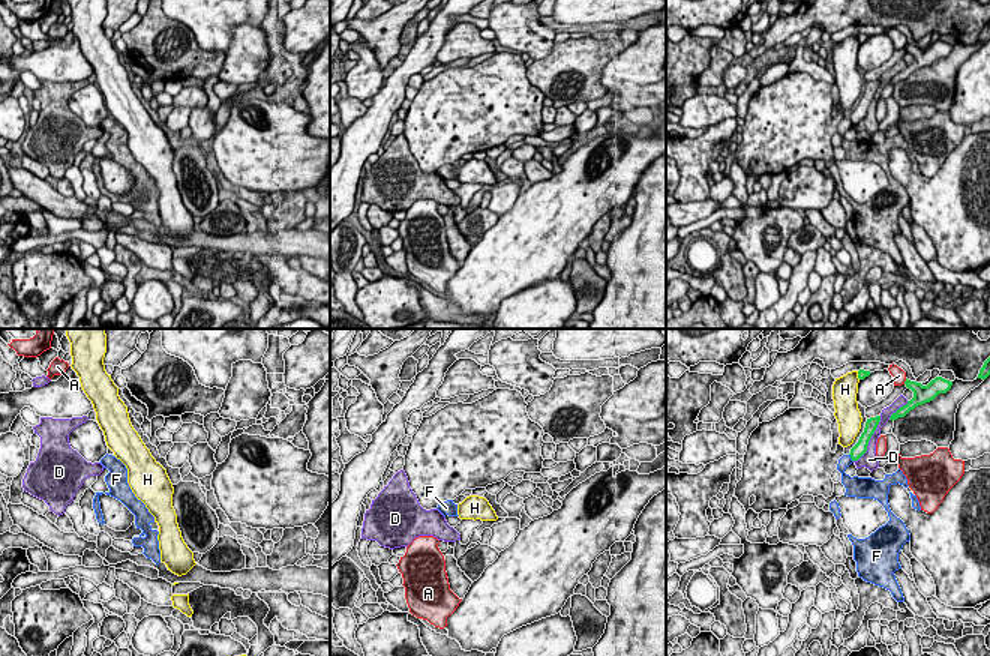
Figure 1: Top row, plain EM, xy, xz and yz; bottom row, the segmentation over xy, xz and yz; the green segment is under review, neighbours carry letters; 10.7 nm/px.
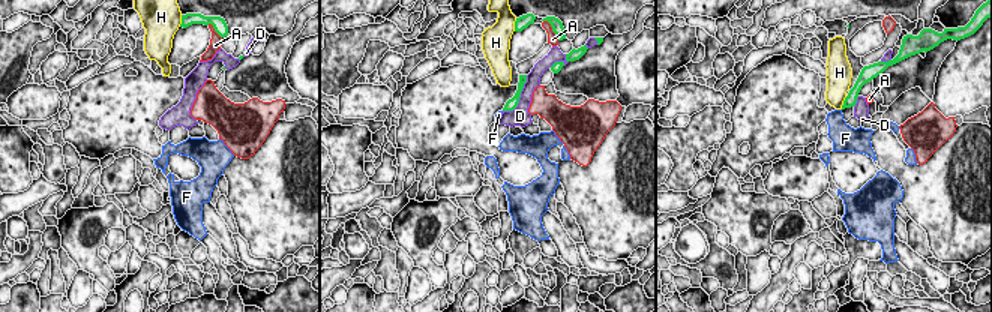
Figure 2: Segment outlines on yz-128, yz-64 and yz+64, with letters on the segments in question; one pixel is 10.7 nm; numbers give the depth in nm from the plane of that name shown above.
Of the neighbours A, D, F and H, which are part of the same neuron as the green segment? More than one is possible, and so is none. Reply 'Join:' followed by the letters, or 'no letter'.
Join: no letter

